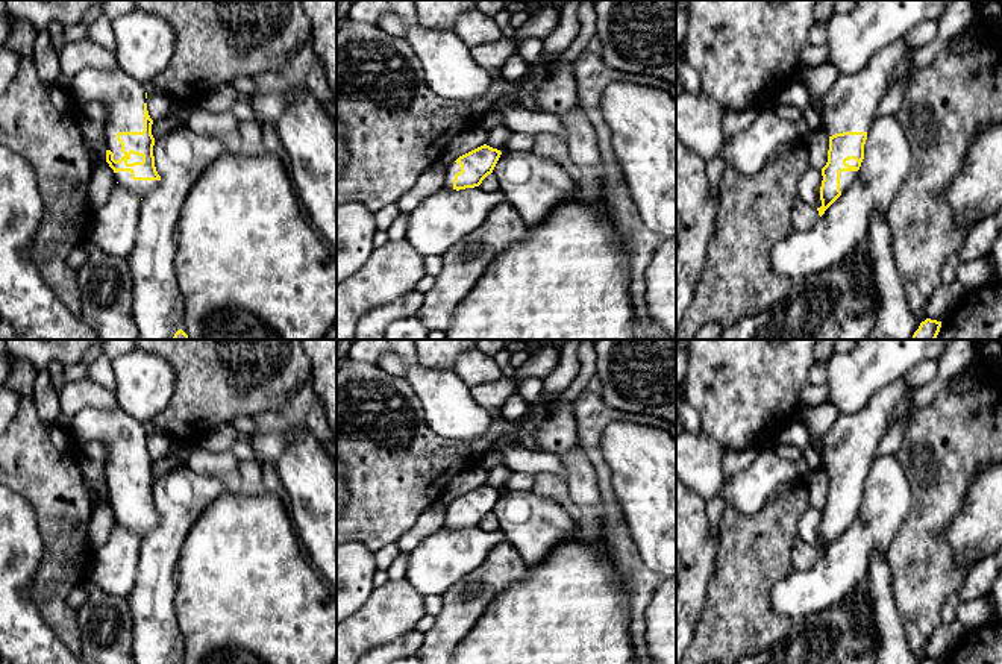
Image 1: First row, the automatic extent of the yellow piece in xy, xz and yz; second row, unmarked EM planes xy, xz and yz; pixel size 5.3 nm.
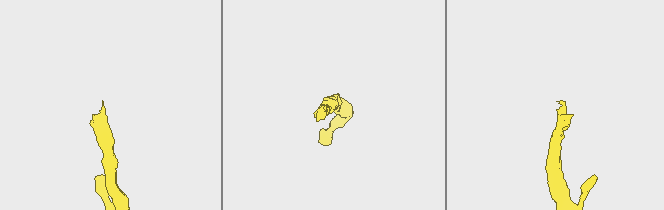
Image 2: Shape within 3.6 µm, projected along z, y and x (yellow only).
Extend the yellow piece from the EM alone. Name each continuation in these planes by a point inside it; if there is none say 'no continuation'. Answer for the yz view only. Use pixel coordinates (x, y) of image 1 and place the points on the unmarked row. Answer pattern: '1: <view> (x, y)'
1: yz (851, 444)

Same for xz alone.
1: xz (450, 510)

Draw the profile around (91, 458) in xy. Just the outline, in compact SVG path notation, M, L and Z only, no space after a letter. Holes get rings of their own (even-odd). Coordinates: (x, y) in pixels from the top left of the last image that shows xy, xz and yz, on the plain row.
M91 441L77 447L77 464L83 481L96 503L106 502L106 449L100 441Z

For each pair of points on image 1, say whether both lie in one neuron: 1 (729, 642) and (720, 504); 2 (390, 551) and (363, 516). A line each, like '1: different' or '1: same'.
1: different
2: different

